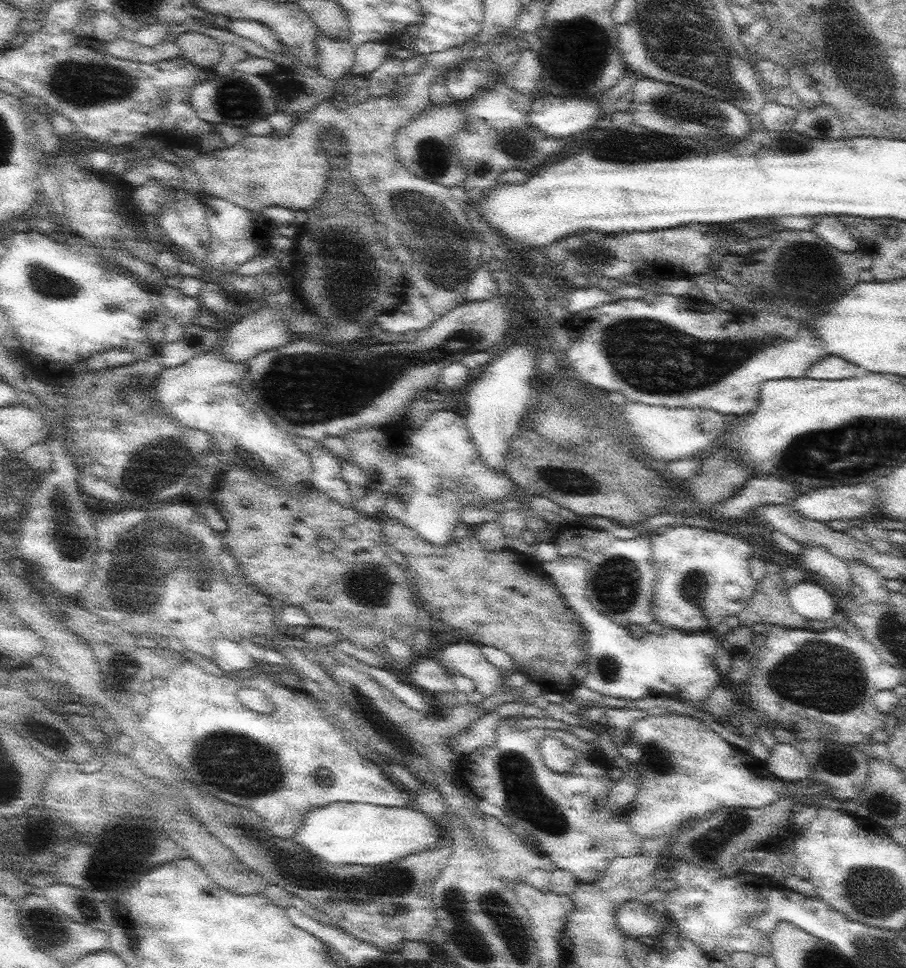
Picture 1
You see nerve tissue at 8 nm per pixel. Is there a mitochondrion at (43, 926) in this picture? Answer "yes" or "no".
yes

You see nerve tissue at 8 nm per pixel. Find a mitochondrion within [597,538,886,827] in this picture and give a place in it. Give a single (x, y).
(816, 676)

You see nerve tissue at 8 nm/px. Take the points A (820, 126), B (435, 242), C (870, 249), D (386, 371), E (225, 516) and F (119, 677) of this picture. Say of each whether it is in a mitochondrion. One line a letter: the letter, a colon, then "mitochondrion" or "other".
A: mitochondrion
B: mitochondrion
C: other
D: mitochondrion
E: other
F: other

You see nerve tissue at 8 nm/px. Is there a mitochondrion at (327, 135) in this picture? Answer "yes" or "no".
yes

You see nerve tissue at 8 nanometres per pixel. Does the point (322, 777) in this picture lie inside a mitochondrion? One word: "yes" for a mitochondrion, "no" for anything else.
yes

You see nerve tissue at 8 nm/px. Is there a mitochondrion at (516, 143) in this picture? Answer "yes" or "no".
yes

